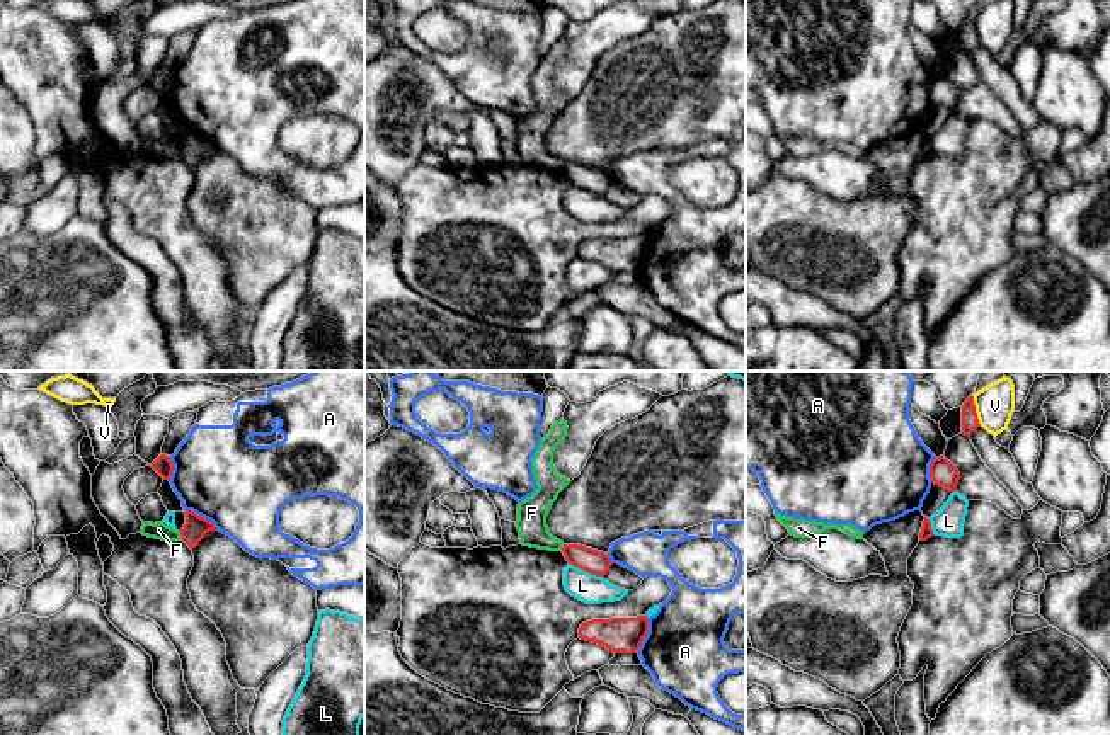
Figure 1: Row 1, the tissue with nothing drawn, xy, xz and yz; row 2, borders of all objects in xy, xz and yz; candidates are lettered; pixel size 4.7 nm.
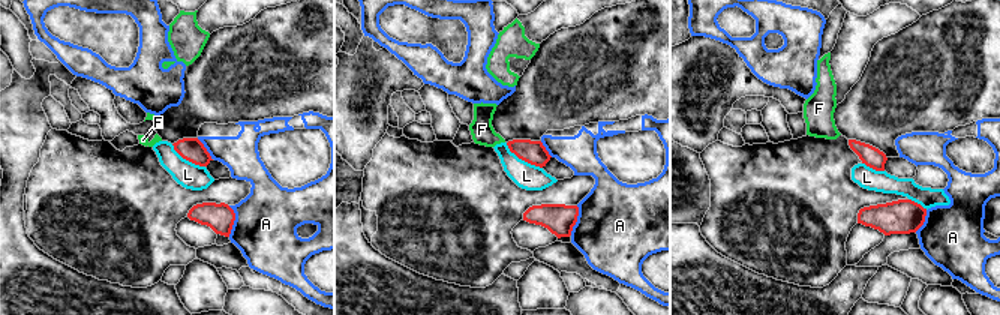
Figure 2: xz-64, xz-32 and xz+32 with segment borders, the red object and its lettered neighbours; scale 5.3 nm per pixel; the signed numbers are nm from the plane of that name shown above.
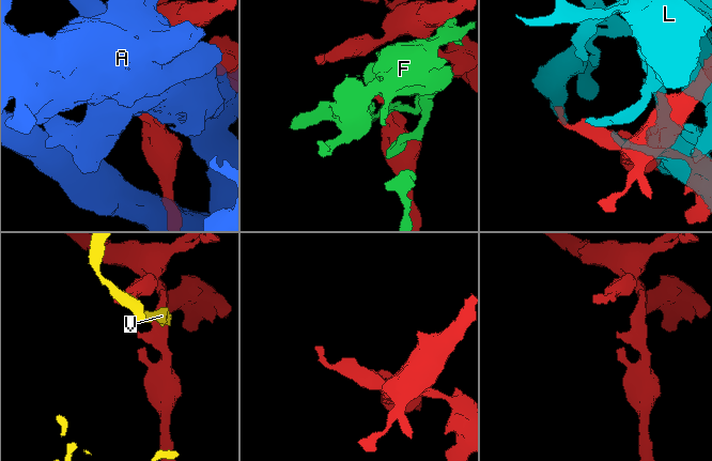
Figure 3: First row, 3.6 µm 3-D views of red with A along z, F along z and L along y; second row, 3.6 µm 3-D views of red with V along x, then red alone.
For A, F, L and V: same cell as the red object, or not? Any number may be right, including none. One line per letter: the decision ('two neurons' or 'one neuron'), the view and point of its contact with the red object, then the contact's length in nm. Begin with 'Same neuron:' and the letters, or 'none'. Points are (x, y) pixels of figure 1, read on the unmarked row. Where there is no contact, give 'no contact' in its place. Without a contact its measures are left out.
Same neuron: none
A: two neurons; meets red in xy at (203, 136); contact 190 nm long
F: two neurons; meets red in xy at (181, 153); contact 50 nm long
L: two neurons; meets red in xz at (588, 191); contact 180 nm long
V: two neurons; meets red in yz at (974, 31); contact 150 nm long

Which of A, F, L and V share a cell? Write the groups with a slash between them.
A / F / L / V

